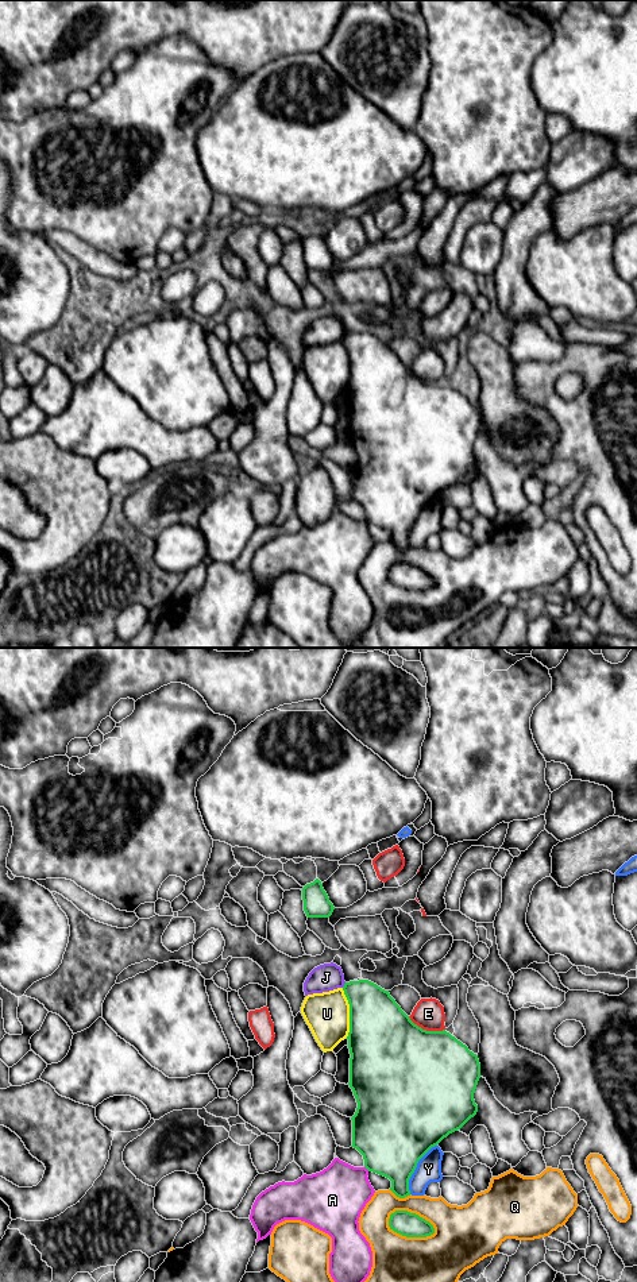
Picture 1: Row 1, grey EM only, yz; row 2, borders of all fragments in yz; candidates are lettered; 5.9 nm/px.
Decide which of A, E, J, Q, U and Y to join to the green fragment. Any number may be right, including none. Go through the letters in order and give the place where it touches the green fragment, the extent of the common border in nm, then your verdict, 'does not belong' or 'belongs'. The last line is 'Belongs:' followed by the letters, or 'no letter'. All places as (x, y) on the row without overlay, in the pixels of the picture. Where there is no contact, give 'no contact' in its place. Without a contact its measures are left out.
A: yz (367, 521) | 40 nm | does not belong
E: yz (425, 382) | 240 nm | does not belong
J: yz (344, 338) | 40 nm | does not belong
Q: yz (414, 566) | 300 nm | does not belong
U: yz (350, 365) | 300 nm | does not belong
Y: yz (414, 521) | 340 nm | does not belong
Belongs: no letter

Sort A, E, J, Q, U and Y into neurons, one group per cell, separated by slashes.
A / E / J / Q / U / Y

